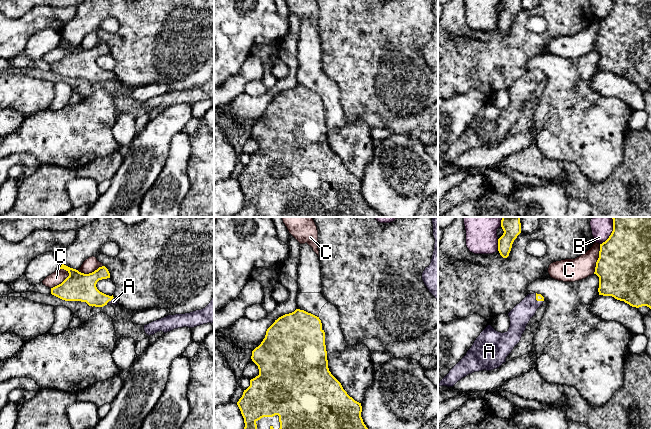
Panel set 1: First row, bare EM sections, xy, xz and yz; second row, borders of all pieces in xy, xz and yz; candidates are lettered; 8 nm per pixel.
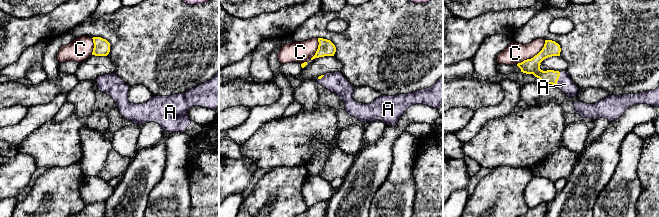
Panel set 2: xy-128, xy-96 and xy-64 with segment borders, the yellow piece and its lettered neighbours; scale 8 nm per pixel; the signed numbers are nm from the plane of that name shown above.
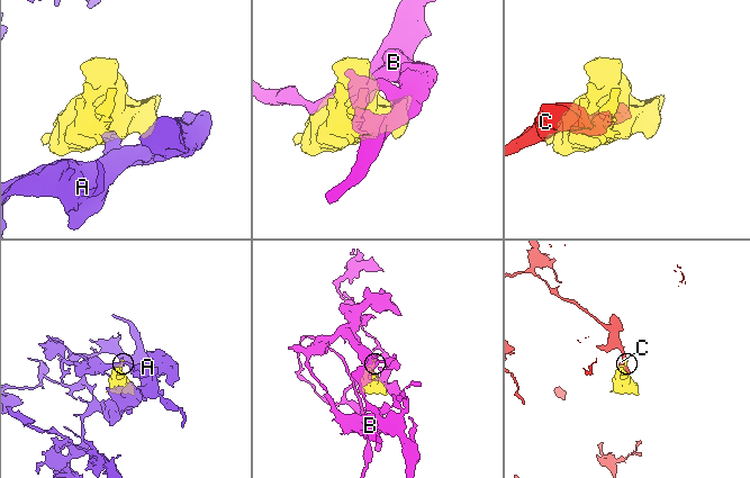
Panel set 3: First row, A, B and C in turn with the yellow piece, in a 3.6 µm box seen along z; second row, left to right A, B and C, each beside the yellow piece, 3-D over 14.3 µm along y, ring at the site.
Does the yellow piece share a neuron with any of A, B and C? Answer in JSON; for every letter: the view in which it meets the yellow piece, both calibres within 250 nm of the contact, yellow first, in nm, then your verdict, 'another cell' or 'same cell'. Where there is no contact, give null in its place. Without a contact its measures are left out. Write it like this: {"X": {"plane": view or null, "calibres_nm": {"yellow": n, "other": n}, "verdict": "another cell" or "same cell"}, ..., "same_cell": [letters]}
{"A": {"plane": "yz", "calibres_nm": {"yellow": 60, "other": 170}, "verdict": "same cell"}, "B": {"plane": "yz", "calibres_nm": {"yellow": 420, "other": 140}, "verdict": "another cell"}, "C": {"plane": "xy", "calibres_nm": {"yellow": 220, "other": 110}, "verdict": "another cell"}, "same_cell": ["A"]}

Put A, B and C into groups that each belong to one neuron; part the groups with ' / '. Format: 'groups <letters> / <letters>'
groups A / B / C

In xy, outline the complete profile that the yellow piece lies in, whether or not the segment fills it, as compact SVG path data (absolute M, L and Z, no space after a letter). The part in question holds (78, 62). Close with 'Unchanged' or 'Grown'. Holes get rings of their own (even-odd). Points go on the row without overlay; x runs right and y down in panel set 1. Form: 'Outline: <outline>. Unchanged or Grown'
Outline: M64 40L64 45L69 52L59 61L51 64L51 70L65 77L86 78L89 82L103 83L117 81L116 75L100 68L96 60L99 56L110 54L110 49L105 42L99 43L92 49L84 50Z. Grown

